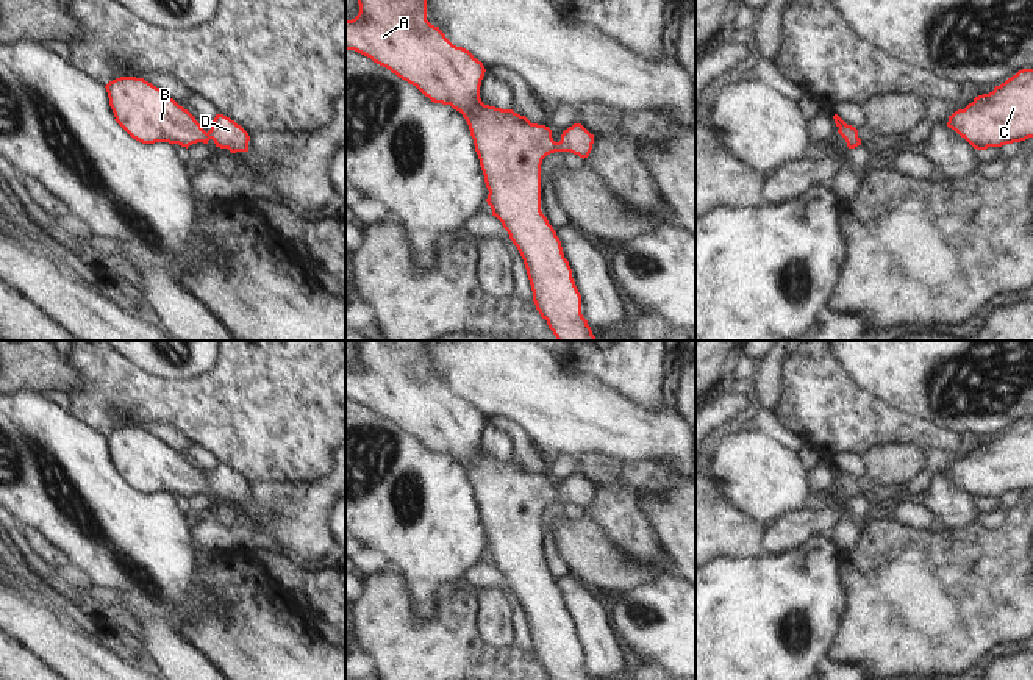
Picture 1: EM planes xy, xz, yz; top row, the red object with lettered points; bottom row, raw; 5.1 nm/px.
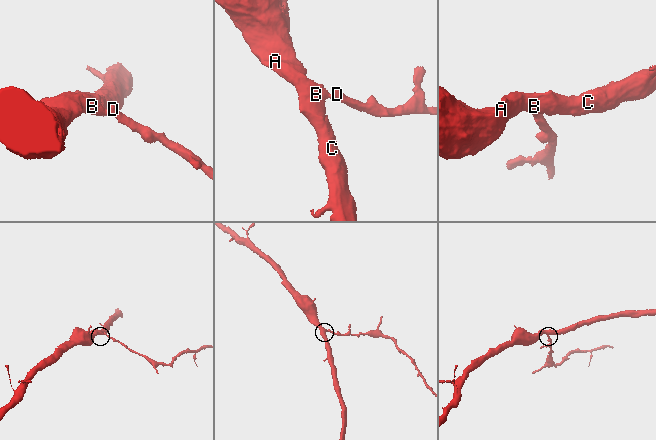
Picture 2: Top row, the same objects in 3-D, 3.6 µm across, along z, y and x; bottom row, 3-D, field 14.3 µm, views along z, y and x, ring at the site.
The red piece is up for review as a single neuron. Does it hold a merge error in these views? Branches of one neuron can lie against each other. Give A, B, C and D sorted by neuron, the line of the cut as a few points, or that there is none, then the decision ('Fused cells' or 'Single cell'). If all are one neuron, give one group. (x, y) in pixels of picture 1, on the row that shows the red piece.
Groups: A B C D. No split. Single cell

